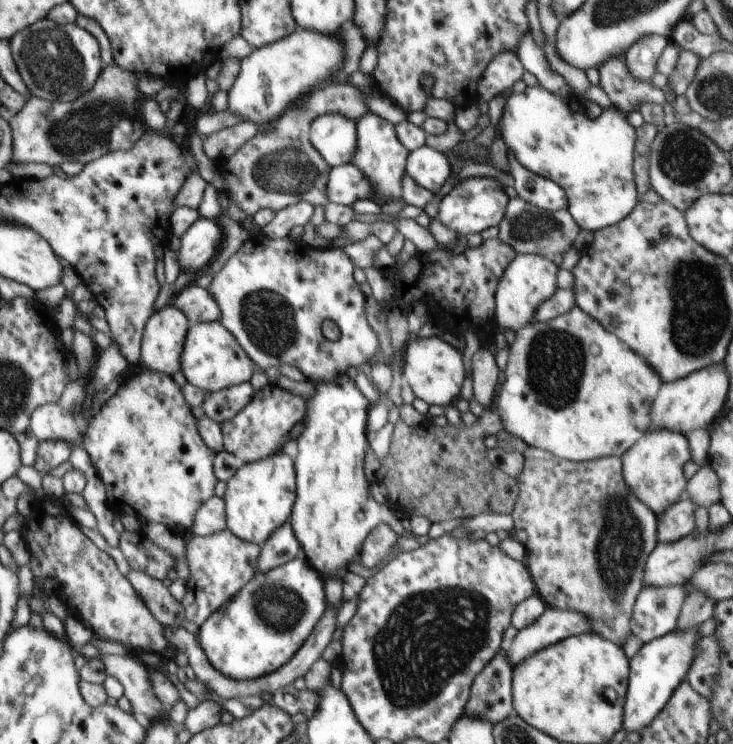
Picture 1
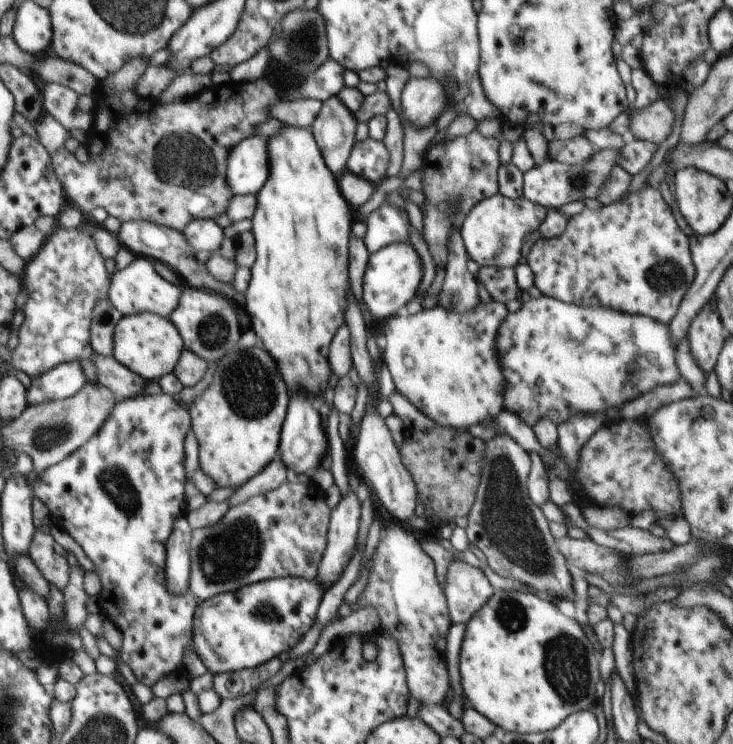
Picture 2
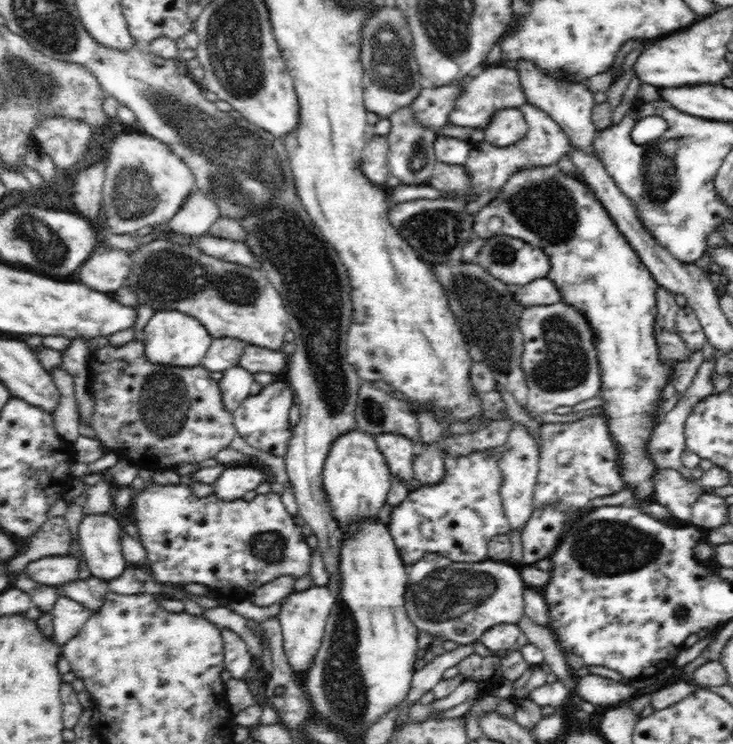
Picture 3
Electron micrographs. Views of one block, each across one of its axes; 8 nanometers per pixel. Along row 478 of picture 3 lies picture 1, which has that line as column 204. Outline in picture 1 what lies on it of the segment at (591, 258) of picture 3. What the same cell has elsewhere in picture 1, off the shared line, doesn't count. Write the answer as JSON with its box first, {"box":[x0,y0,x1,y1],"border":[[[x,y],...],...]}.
{"box":[197,558,326,681],"border":[[[300,558],[272,568],[268,572],[258,572],[248,584],[236,592],[227,604],[214,612],[199,628],[197,638],[200,648],[206,654],[212,668],[218,670],[222,676],[240,681],[256,680],[280,670],[296,655],[297,651],[300,651],[314,630],[316,622],[319,622],[322,614],[326,612],[324,584],[325,580],[316,574],[316,570],[312,570],[308,562]]]}

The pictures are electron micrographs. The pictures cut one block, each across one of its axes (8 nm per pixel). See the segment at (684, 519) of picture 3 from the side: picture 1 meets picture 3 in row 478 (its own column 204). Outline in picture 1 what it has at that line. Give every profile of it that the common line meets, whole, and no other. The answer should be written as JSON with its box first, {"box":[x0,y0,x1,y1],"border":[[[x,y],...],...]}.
{"box":[164,606,338,698],"border":[[[327,606],[326,612],[322,614],[322,619],[319,622],[316,622],[316,626],[314,626],[314,630],[306,643],[300,648],[300,651],[296,652],[296,655],[280,670],[276,670],[276,672],[272,672],[272,674],[268,674],[262,678],[256,678],[256,680],[232,680],[232,678],[228,678],[228,676],[222,676],[218,670],[214,670],[208,662],[206,654],[200,648],[200,642],[197,638],[197,635],[190,634],[188,630],[182,628],[168,628],[168,626],[164,627],[164,634],[166,634],[166,640],[168,643],[173,644],[178,652],[184,652],[186,654],[186,658],[188,658],[188,664],[192,668],[192,672],[194,672],[194,676],[196,676],[195,680],[199,680],[208,688],[209,692],[214,692],[218,696],[222,698],[248,698],[248,696],[259,696],[262,694],[273,694],[276,690],[280,690],[280,688],[284,688],[284,686],[288,686],[288,684],[293,684],[296,678],[300,678],[300,676],[305,677],[306,672],[310,670],[312,664],[319,660],[322,657],[324,650],[328,644],[330,644],[332,640],[332,636],[337,629],[336,622],[338,611],[336,608],[330,608]]]}

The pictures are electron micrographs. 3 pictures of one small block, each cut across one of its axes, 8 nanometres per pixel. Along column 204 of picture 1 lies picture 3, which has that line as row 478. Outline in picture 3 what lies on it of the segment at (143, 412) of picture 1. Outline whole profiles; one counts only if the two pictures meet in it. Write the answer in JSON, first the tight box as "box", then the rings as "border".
{"box":[388,448,511,565],"border":[[[492,448],[466,456],[444,455],[444,479],[438,484],[424,484],[410,491],[408,497],[396,509],[392,509],[392,520],[388,527],[404,565],[416,564],[429,553],[444,556],[453,562],[483,562],[488,559],[488,542],[492,536],[511,532],[500,497],[502,475],[499,460],[502,452],[487,455],[488,450]]]}

